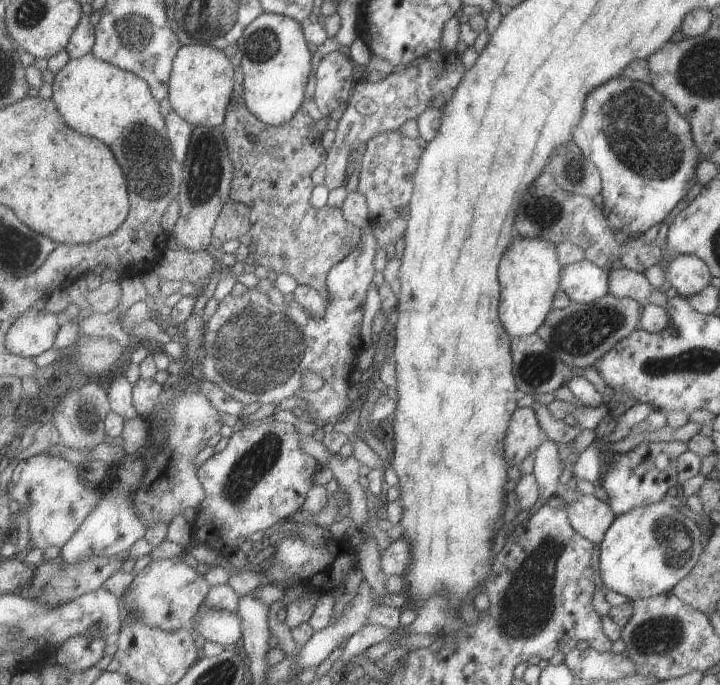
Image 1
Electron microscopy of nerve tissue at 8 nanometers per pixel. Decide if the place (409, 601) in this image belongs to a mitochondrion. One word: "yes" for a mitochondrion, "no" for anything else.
no

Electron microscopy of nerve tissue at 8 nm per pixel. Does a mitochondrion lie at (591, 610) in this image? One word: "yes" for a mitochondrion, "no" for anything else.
no

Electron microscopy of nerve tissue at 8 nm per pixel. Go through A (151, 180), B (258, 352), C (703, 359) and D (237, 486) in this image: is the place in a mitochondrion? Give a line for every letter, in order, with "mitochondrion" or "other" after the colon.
A: mitochondrion
B: mitochondrion
C: mitochondrion
D: mitochondrion

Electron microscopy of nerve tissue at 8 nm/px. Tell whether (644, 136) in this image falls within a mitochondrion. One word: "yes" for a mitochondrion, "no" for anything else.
yes

